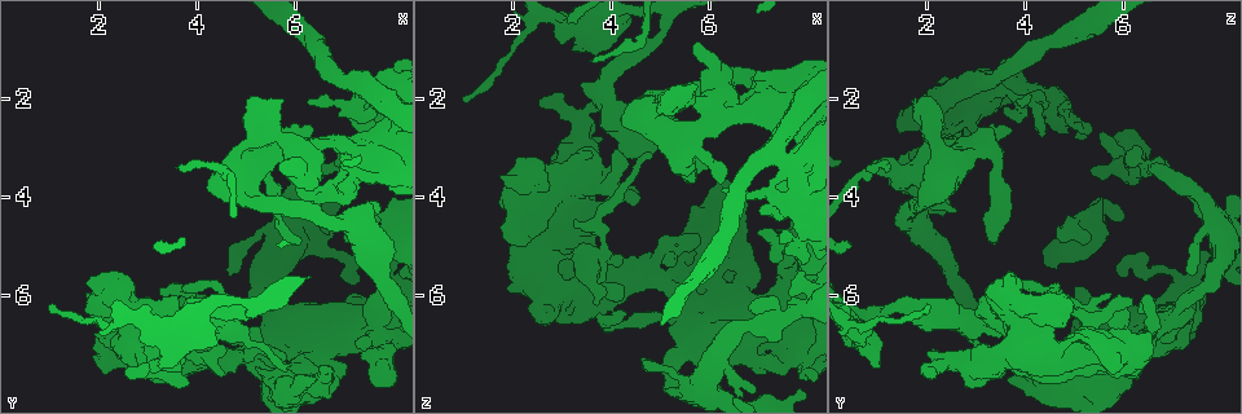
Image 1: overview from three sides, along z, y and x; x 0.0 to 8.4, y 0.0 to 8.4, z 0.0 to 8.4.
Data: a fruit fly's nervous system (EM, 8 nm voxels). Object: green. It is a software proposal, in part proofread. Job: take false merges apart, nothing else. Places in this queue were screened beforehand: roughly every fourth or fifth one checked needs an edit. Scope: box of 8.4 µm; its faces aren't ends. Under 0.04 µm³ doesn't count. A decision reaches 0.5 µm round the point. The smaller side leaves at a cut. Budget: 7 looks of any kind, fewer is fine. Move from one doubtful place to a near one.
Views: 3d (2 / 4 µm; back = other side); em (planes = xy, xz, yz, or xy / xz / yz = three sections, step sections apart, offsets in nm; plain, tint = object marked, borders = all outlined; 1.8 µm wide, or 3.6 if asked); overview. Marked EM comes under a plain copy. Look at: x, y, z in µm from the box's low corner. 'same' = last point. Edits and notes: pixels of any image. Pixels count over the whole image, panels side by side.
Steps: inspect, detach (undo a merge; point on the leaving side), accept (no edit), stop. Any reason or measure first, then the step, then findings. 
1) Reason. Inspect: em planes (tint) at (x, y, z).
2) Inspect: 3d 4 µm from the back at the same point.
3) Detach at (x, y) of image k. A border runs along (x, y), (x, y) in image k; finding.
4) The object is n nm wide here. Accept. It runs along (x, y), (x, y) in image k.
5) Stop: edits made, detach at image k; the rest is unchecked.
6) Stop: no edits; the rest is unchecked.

Side arm on a straight run. Inspect: em yz step 8 (tint) at (7.70, 3.45, 6.40).

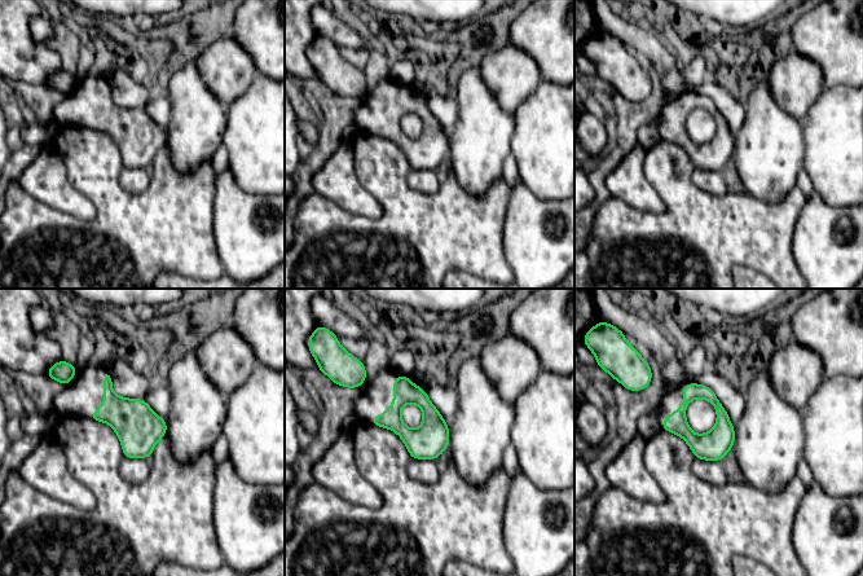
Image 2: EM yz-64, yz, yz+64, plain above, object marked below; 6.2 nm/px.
Inspect: em planes (tint) at the same point.

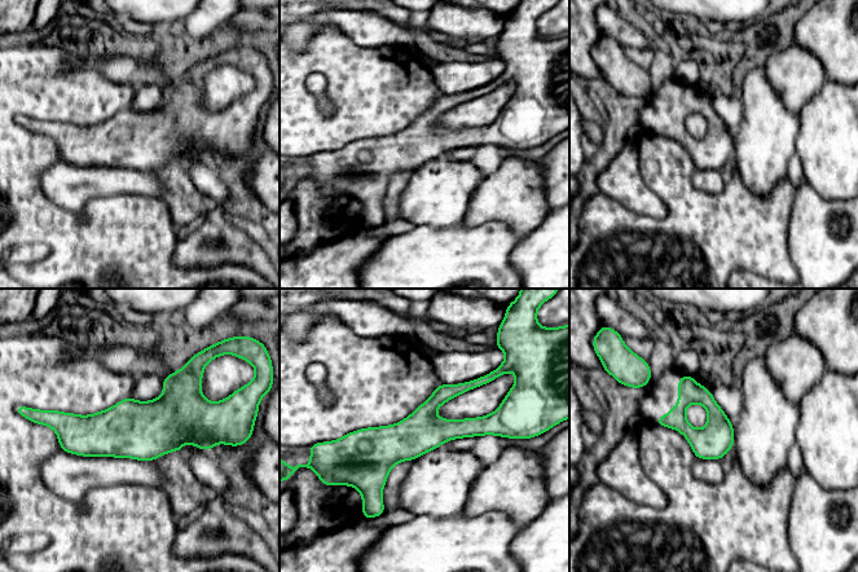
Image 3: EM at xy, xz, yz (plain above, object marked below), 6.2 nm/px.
The object is 220 nm wide here. Accept. Continuous, no second cell.

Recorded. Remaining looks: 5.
Calibre changes. Inspect: em yz step 4 (tint) at (7.50, 2.00, 4.10).

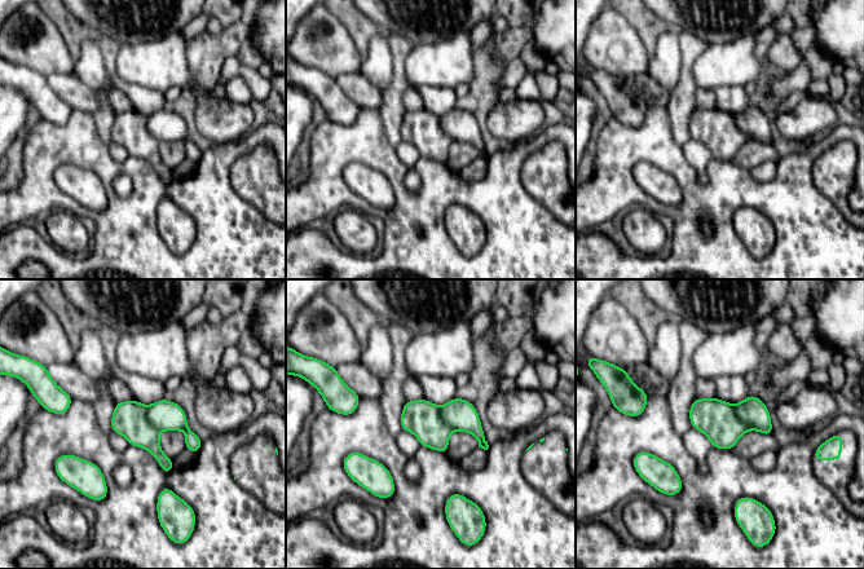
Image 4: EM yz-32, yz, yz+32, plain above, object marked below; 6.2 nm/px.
Another direction. Inspect: em xy step 16 (tint) at the same point.

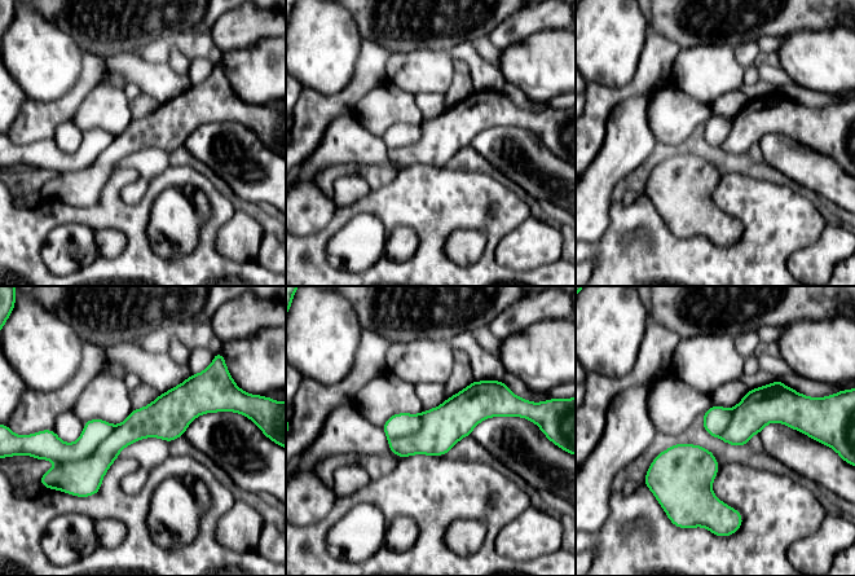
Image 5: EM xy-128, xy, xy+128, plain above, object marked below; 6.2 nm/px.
Detach at (51, 447) of image 5. A border runs along (115, 426), (91, 454), (60, 464) in image 5; two cells meet here.

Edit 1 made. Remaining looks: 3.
Inspect: overview.

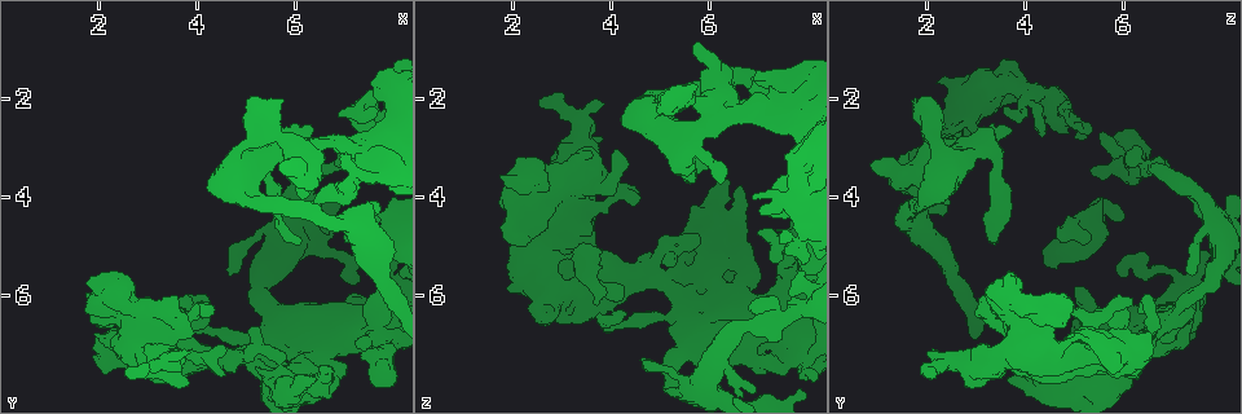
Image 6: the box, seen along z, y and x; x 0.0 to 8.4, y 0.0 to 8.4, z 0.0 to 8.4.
Abrupt turn. Inspect: 3d 4 µm at (6.20, 2.95, 2.30).

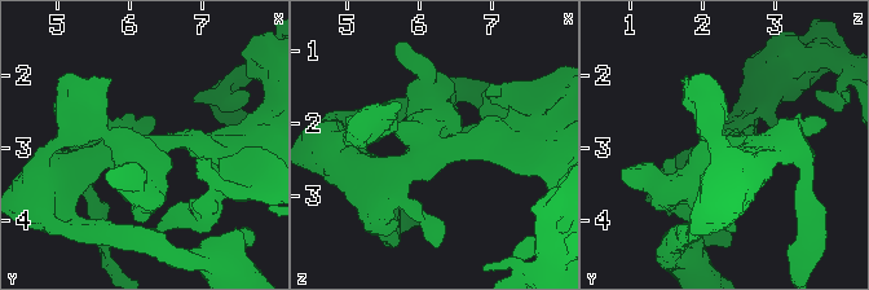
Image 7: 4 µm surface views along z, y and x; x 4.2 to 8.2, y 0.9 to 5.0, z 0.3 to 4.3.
Inspect: em planes (tint) at (6.15, 2.90, 2.30).

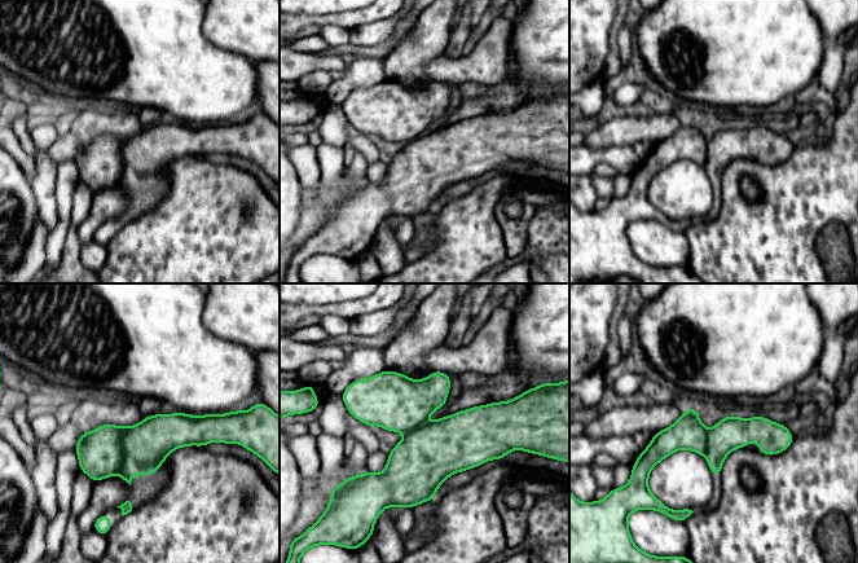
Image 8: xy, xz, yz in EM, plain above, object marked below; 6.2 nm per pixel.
Accept. It runs along (351, 405), (419, 431), (502, 422) in image 8; all the same cell.

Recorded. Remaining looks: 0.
Stop: edits made, detach at image 5; the rest is unchecked.

